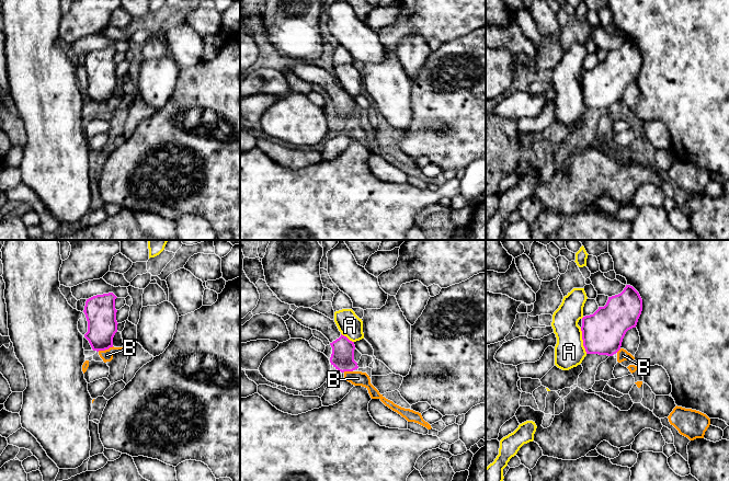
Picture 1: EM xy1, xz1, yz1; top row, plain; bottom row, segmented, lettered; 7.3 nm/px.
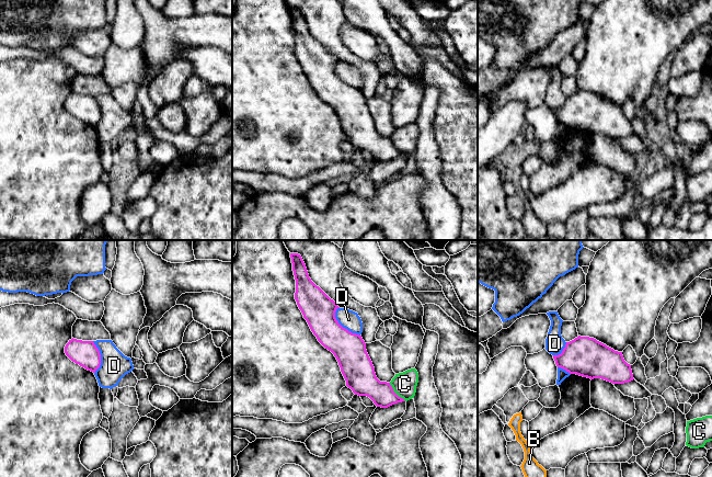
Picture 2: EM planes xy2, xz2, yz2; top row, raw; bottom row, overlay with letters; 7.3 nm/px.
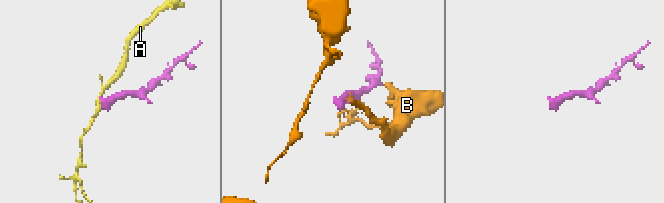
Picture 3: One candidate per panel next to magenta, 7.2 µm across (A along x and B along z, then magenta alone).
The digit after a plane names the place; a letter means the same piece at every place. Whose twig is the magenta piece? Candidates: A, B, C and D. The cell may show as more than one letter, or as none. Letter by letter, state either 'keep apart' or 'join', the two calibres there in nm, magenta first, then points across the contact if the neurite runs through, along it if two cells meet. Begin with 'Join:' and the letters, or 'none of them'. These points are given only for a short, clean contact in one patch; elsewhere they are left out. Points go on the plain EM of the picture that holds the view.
Join: none of them
A: keep apart; calibres 300 and 220 nm; border yz1 (580, 82), (582, 99), (587, 107)
B: keep apart; calibres 220 and 90 nm; border xy1 (113, 101), (98, 105)
C: keep apart; calibres 200 and 180 nm; border xz2 (389, 137), (392, 144), (405, 155)
D: keep apart; calibres 240 and 140 nm; border xz2 (337, 61), (335, 74), (343, 81), (359, 90)

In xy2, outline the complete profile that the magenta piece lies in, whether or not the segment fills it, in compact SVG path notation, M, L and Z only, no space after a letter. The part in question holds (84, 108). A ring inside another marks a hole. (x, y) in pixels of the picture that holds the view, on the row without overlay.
M72 92L66 99L65 107L72 116L93 127L101 120L101 109L93 95Z

